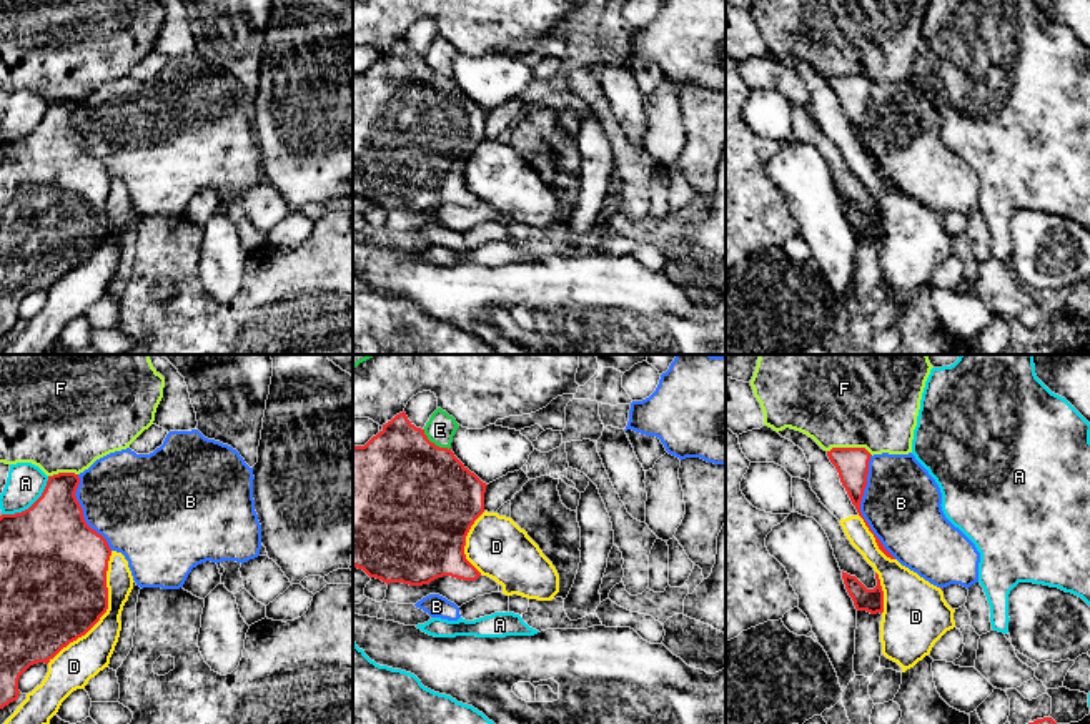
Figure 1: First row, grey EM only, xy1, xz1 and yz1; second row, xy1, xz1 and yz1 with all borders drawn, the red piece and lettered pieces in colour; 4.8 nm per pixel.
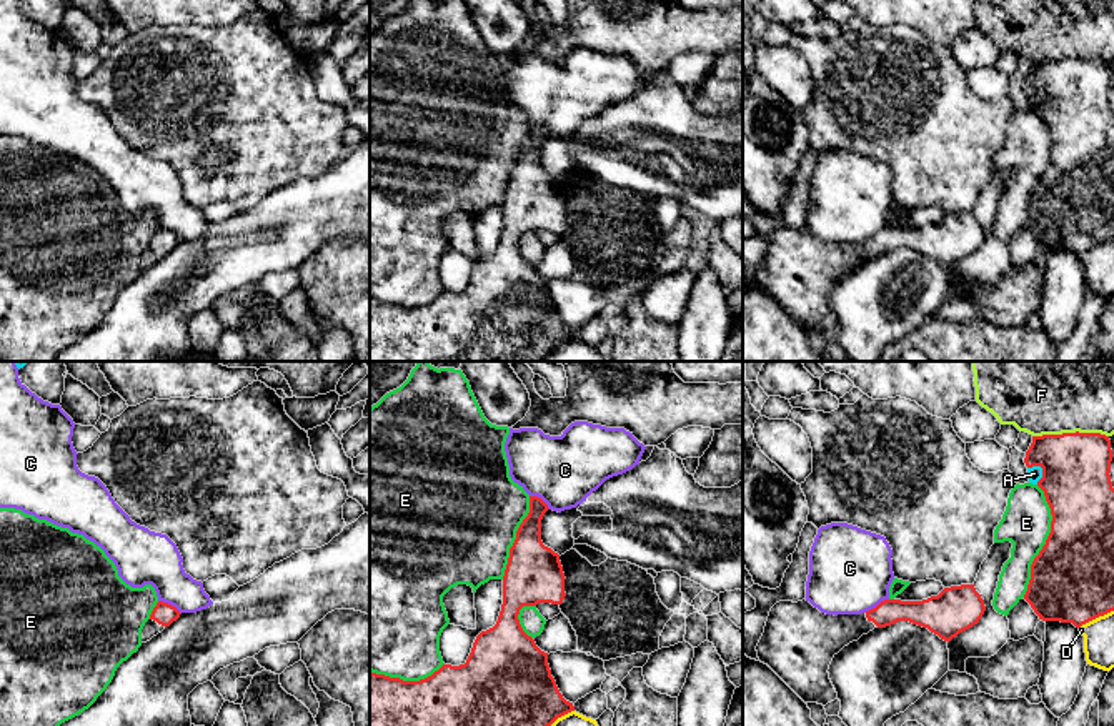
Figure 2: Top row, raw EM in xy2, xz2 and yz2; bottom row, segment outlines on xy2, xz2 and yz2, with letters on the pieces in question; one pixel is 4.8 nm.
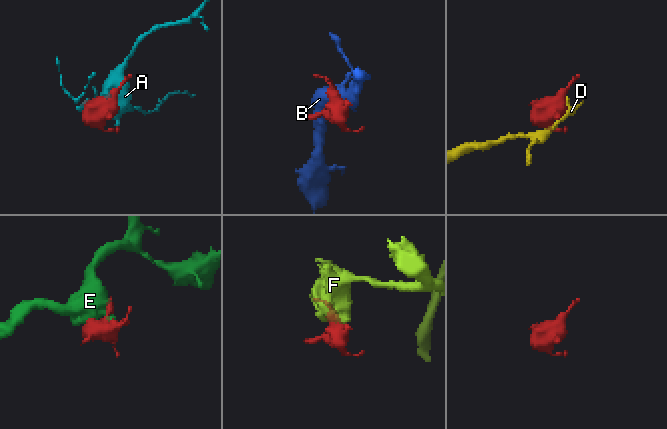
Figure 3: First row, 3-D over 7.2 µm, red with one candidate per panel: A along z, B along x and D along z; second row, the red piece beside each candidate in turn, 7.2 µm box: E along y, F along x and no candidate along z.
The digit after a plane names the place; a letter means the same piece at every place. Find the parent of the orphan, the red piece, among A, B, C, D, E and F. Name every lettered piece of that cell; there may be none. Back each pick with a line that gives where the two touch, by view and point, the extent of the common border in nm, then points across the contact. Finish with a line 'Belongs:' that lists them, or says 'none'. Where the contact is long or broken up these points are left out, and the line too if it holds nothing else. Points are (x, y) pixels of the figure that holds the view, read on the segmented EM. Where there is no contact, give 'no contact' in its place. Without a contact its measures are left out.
Belongs: none

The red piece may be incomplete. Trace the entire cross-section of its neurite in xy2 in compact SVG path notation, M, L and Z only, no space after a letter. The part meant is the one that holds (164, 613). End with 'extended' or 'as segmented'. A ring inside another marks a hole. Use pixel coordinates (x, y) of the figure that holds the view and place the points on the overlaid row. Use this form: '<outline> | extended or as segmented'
M158 601L150 614L150 619L142 629L142 643L150 641L153 636L162 633L167 626L177 621L180 614L182 613L175 606Z | extended

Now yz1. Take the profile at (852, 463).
M832 448L830 451L827 451L827 456L829 456L830 463L835 466L840 483L845 488L859 516L864 519L864 516L860 513L860 501L864 496L864 489L867 486L869 461L870 461L872 454L865 448Z | as segmented

